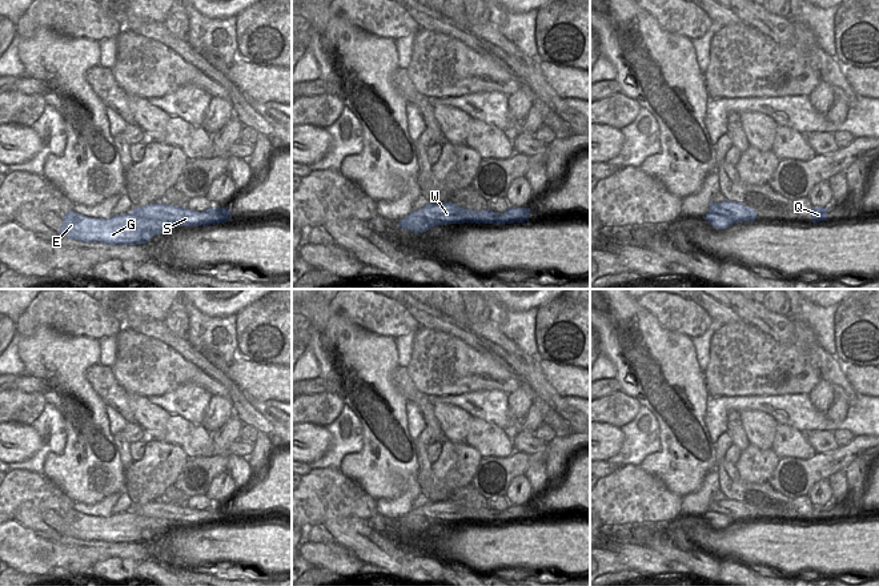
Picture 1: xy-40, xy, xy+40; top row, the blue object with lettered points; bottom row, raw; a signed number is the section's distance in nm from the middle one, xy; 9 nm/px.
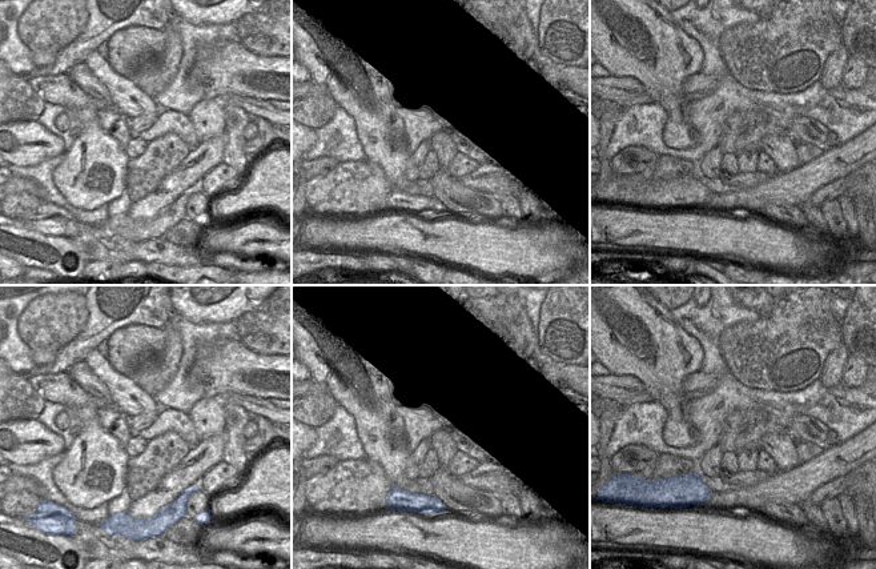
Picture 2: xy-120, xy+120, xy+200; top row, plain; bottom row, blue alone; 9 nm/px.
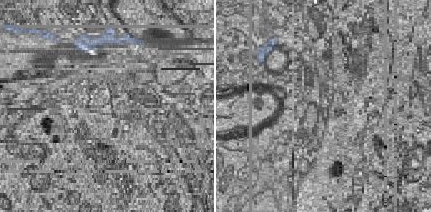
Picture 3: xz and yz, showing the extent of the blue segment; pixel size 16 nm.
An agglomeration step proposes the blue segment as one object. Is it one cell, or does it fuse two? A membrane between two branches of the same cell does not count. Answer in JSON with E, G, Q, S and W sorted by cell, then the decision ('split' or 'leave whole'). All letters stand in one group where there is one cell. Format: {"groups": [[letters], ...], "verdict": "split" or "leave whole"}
{"groups": [["E", "G"], ["Q", "S", "W"]], "verdict": "split"}

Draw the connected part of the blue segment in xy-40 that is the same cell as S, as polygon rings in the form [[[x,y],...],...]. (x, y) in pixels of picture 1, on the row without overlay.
[[[148,502],[143,506],[133,505],[133,511],[149,518],[166,518],[173,525],[224,522],[232,517],[229,505],[212,505],[210,507],[198,511],[196,509],[189,509],[186,505],[180,506],[177,503]]]

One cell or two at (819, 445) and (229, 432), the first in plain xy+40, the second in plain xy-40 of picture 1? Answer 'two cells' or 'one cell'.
two cells

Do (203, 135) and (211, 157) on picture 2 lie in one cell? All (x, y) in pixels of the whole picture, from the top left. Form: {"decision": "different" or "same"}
{"decision": "different"}

